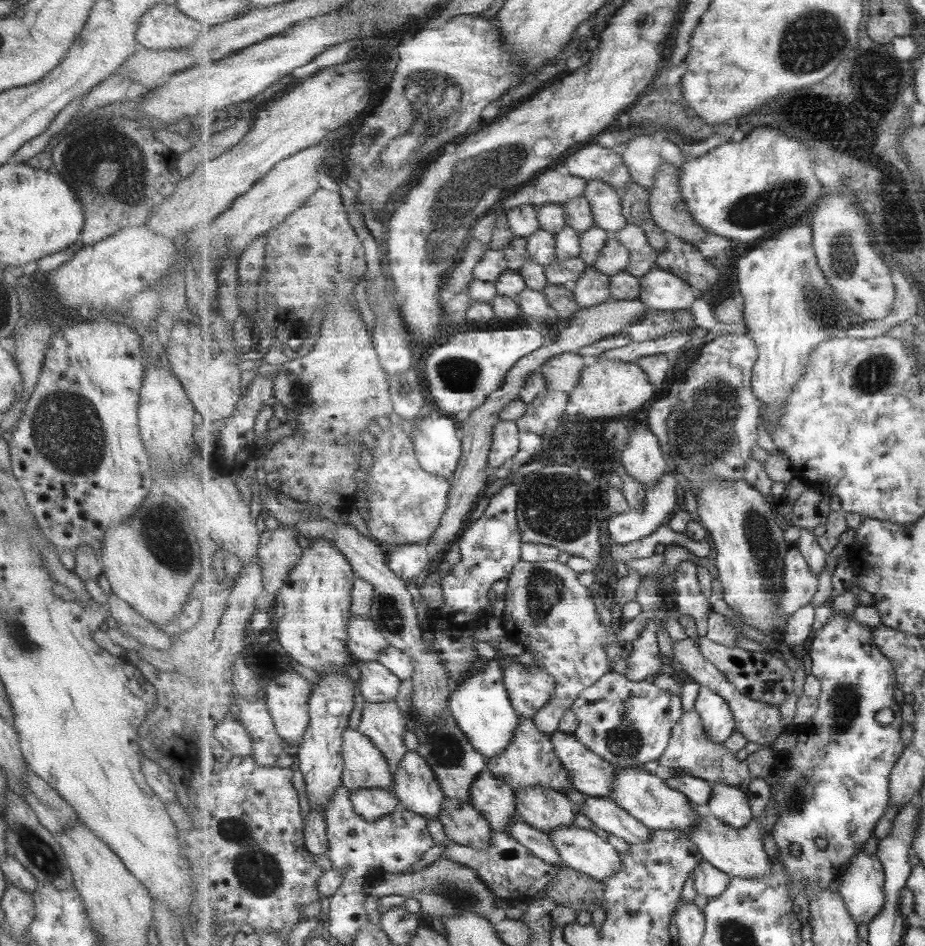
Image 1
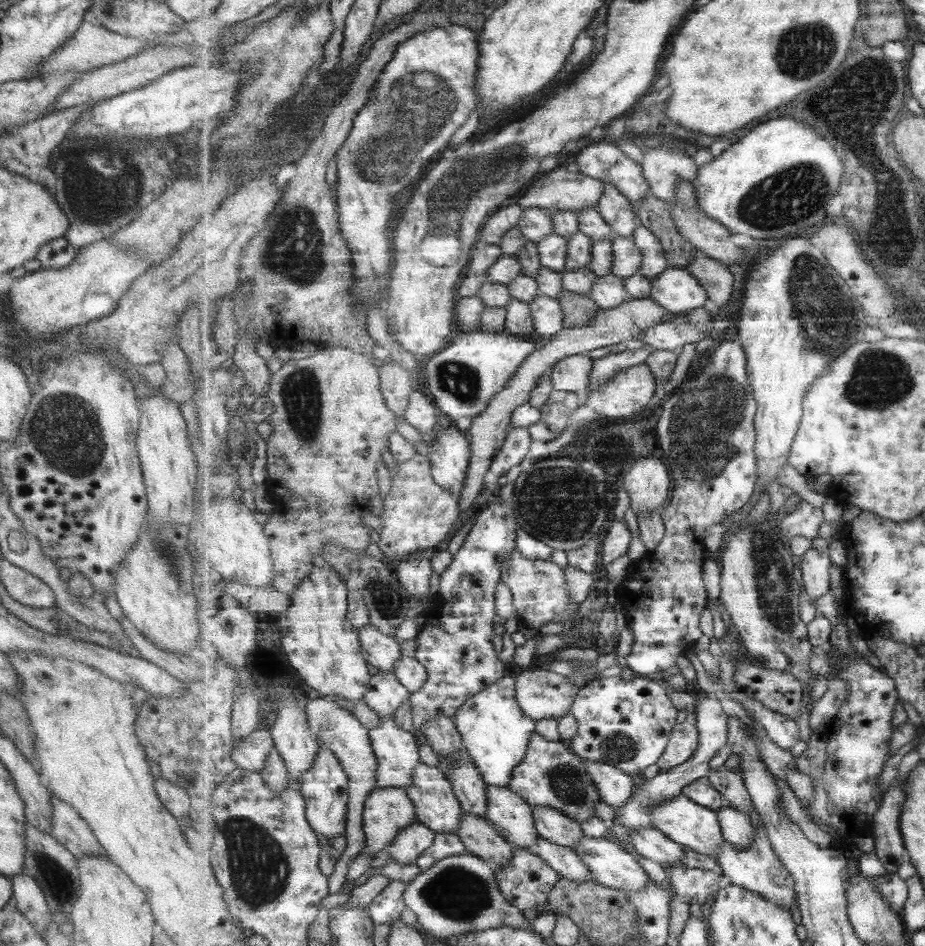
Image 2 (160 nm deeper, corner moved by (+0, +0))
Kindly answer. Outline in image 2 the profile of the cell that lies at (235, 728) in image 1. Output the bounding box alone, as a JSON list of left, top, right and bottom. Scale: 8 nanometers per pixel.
[233,727,276,773]

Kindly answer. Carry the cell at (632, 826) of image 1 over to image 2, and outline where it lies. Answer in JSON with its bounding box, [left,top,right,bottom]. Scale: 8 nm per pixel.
[630,827,686,868]

